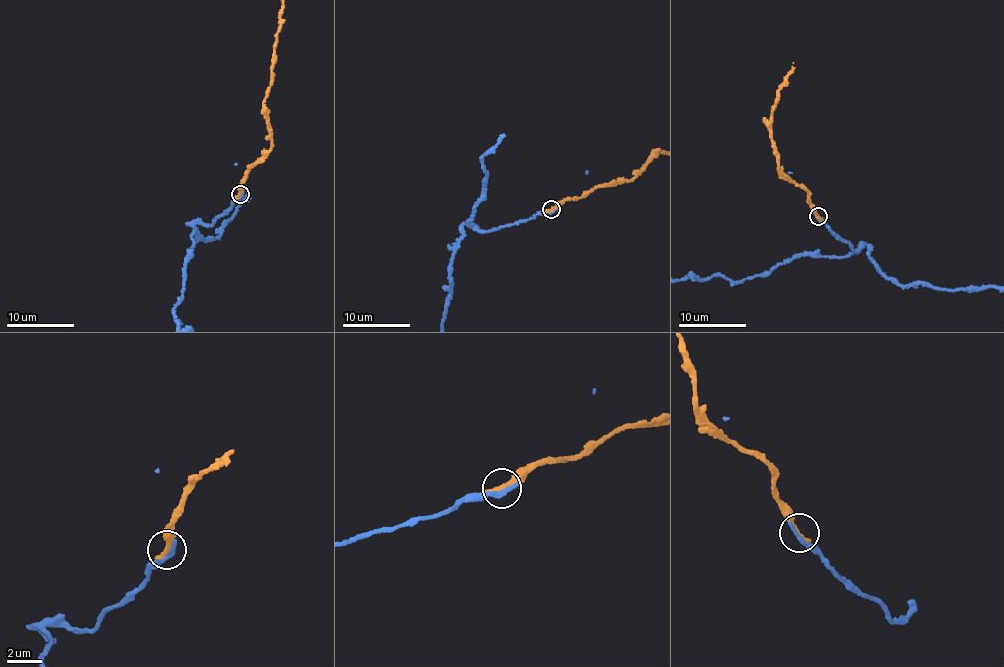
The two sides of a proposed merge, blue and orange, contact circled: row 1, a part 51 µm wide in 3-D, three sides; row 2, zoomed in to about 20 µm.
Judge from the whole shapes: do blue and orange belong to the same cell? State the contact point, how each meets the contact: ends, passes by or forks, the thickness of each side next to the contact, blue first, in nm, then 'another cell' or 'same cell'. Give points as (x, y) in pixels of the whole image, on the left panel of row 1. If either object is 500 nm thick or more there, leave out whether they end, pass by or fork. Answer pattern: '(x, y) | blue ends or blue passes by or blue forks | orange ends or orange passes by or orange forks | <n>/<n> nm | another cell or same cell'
(240, 194) | blue ends | orange ends | 320/340 nm | another cell

